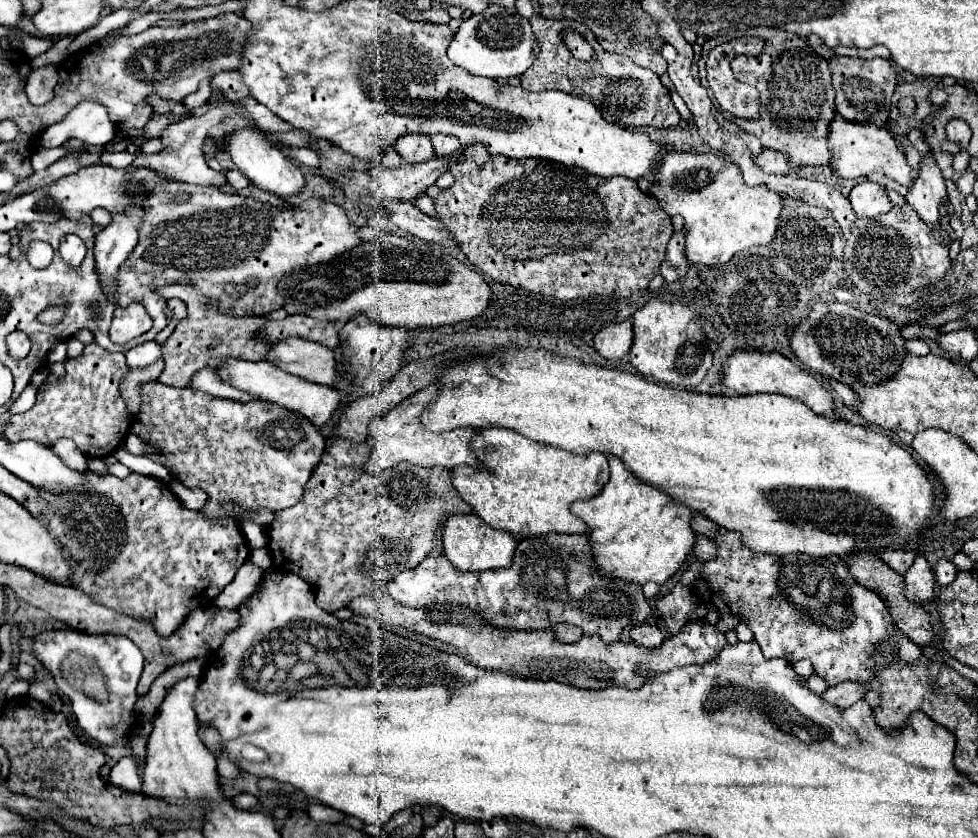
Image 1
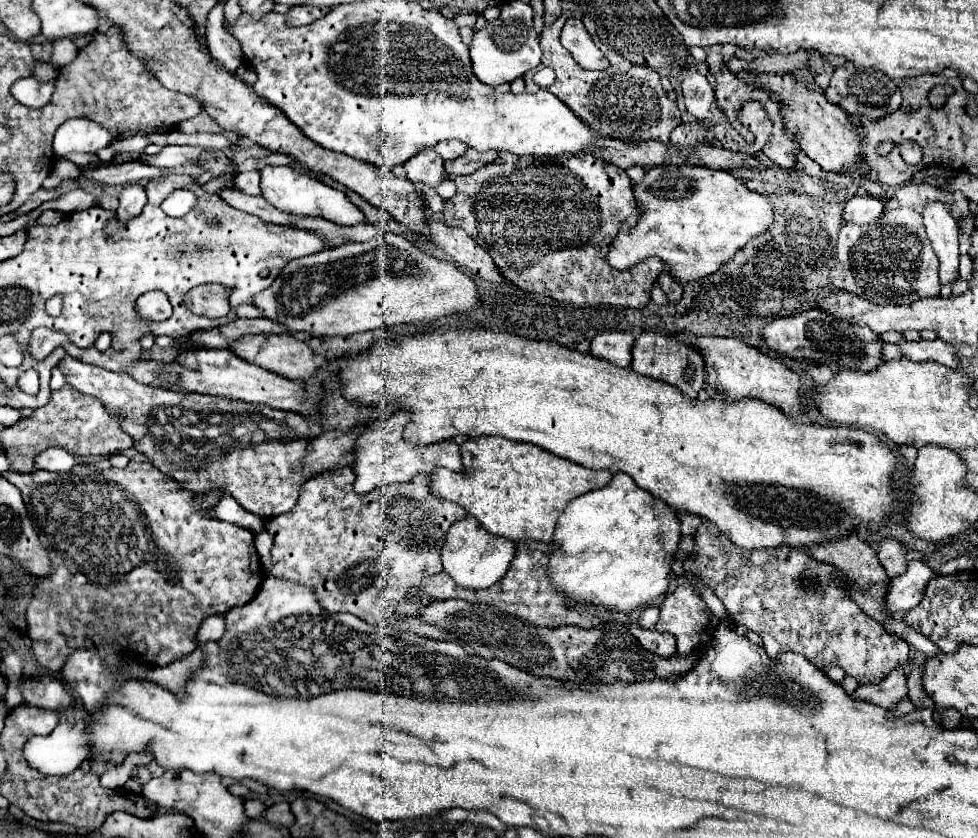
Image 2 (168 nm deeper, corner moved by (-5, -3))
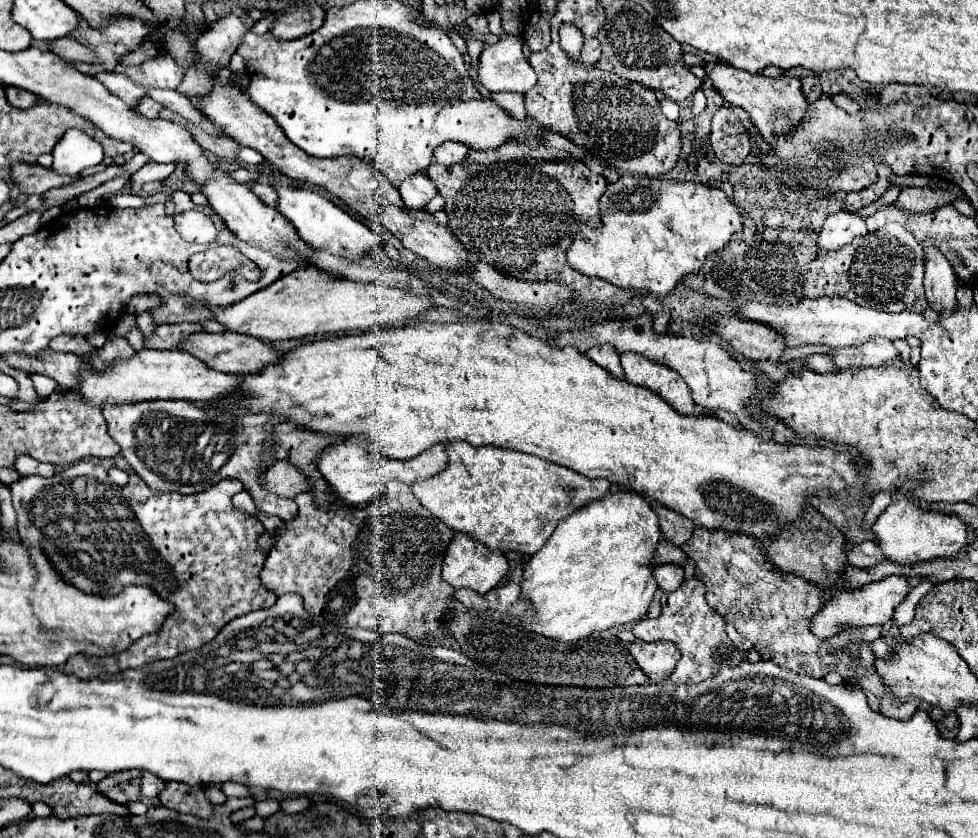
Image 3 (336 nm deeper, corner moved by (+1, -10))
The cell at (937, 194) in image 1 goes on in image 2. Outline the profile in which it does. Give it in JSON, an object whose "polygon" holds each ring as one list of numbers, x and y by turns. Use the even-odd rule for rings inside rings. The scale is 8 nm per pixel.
{"polygon":[[928,203,922,213,926,235,940,261,940,283,952,283,958,277,958,223,942,203]]}

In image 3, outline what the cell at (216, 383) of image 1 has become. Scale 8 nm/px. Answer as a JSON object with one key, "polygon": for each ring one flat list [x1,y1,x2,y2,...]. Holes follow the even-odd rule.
{"polygon":[[114,339,106,342,104,347,100,349,100,352,96,356,81,357,84,362,88,362,91,366,99,371,106,370,113,362,120,362,120,360,128,360,132,358,132,346,123,339]]}

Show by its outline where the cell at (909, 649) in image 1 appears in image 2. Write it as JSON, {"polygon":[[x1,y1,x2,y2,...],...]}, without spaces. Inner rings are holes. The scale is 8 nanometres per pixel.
{"polygon":[[912,665,910,669,910,675,908,675,908,695,910,695,910,701,920,709,920,707,934,707,934,703,930,701,930,697,926,697,924,689,922,689,922,683,920,683,920,667,918,665]]}

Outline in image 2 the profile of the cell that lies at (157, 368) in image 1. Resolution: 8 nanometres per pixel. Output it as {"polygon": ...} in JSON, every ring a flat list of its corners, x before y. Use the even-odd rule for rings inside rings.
{"polygon":[[140,341,138,343,132,343,132,347,128,347,124,351,114,351,112,347,106,349,106,351,98,351,96,347,80,349,80,347,72,345,72,343,68,343,64,349,66,349,68,355,72,355,72,357,84,361,84,363,100,365,104,369,112,369,112,371,120,371,120,373,124,373,130,367,130,363,140,361,138,357,140,357,140,351,142,351]]}

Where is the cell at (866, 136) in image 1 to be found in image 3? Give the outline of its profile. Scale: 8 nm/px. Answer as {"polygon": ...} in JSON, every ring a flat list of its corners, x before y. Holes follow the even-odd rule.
{"polygon":[[706,64,704,66,708,78,712,80,714,88,722,94,722,98,734,106,744,108,750,114,750,120,758,126,762,138,766,144,774,144,778,136,790,134,796,130,806,118,810,118,808,100,802,94,800,80,794,76,780,76,780,78,768,78,764,74,750,74,746,70,738,70,730,64]]}

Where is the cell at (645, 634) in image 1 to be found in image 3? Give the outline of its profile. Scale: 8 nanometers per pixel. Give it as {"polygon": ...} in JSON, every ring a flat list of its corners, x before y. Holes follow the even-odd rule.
{"polygon":[[636,640,628,646,638,666,650,676,650,682,662,682,668,678,680,660,680,652,672,642,642,642]]}

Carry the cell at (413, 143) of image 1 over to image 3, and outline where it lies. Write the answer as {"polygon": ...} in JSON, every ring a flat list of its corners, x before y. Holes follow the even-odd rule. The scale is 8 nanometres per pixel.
{"polygon":[[418,172,406,178,398,186,398,192,408,208,424,208,438,194,434,182,430,182,430,178,424,172]]}

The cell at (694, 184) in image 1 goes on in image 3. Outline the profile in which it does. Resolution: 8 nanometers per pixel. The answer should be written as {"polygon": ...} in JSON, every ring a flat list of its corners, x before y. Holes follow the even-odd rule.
{"polygon":[[622,176,618,182,610,184,606,188,606,192,602,194,600,198,600,210,602,210,602,228,591,229,585,227,584,224,580,225,580,230,574,233,574,244,571,244,570,250,568,250,568,264,586,274,586,276,598,276,598,278,604,278,608,280,610,284,618,286,618,288,634,288,634,290,642,290,642,292,652,292,654,296,666,296,674,290,674,286,688,274,696,274,702,264,706,262,706,256,708,254,714,254,718,250,722,250,728,242,730,242,730,236,740,232,742,230,742,212,738,206,734,206,734,202,728,200,728,196,718,190,718,188,712,188,708,184,702,184,702,182,678,182,678,180,662,180,662,178,648,178,648,176]]}

